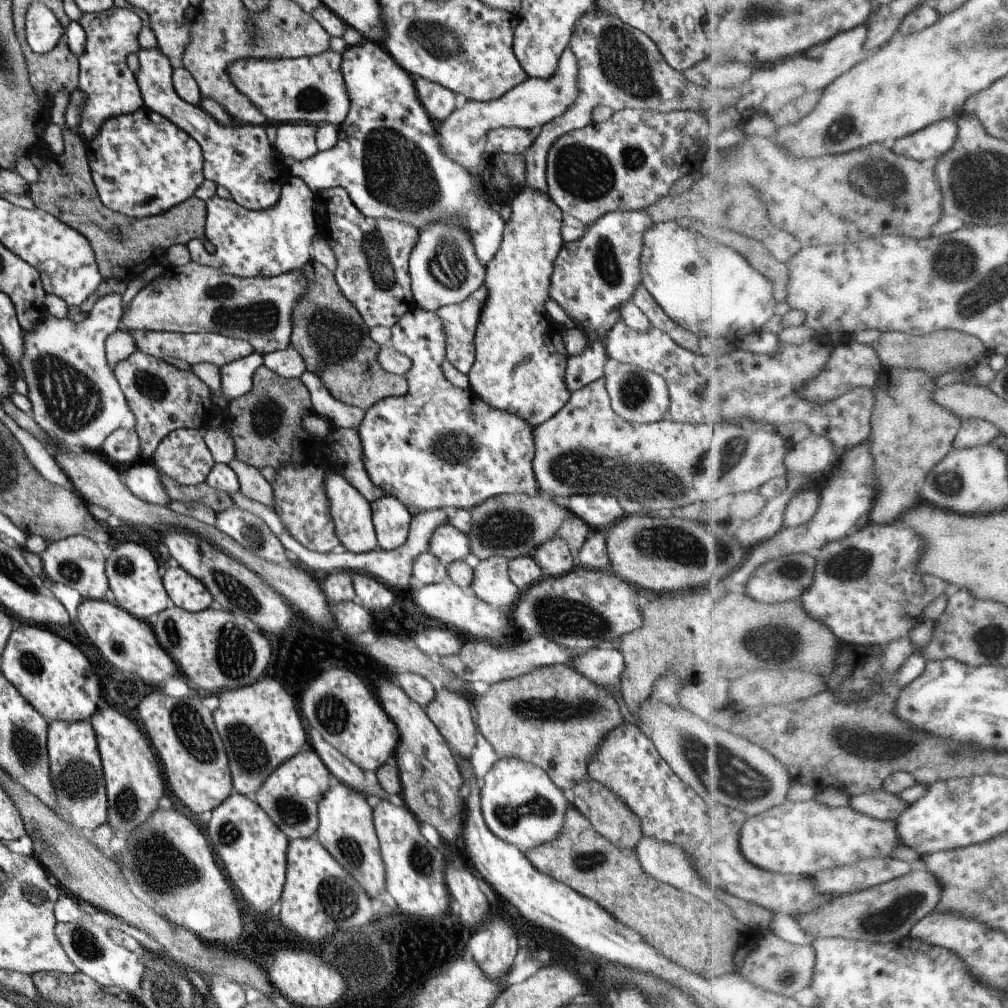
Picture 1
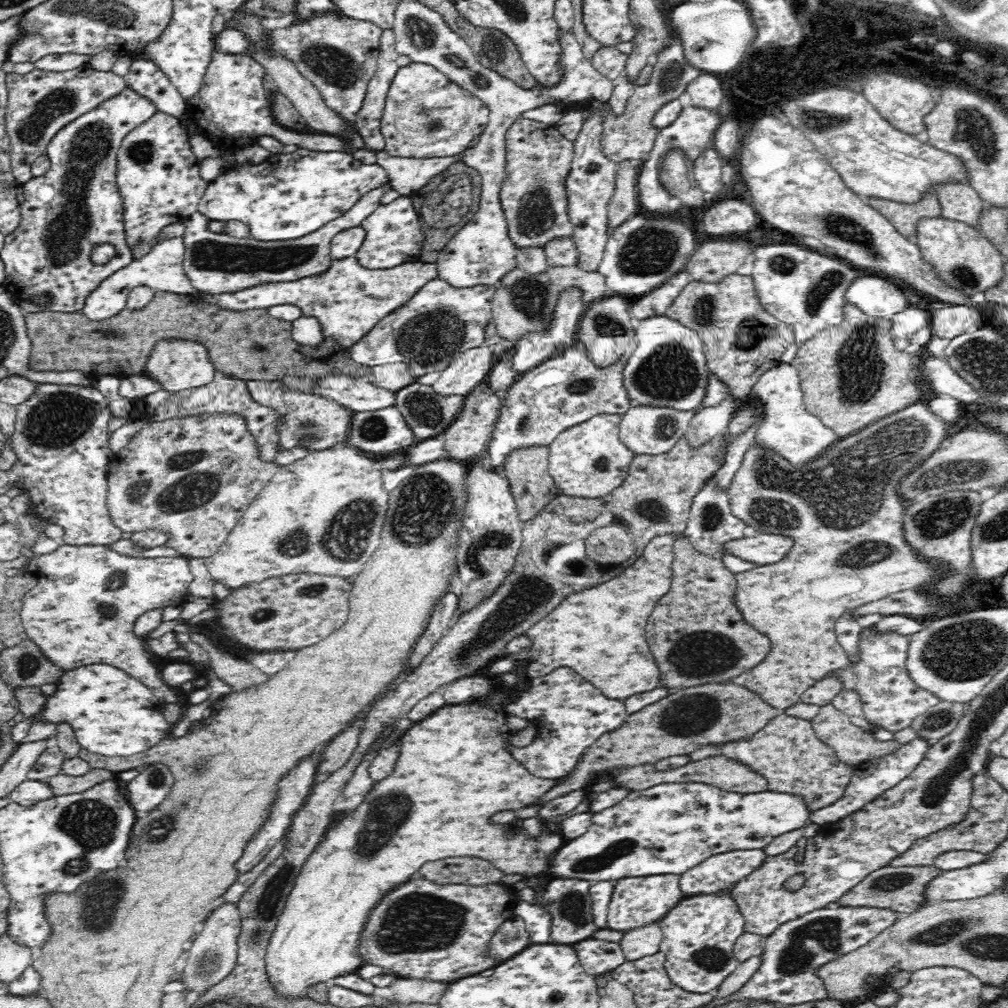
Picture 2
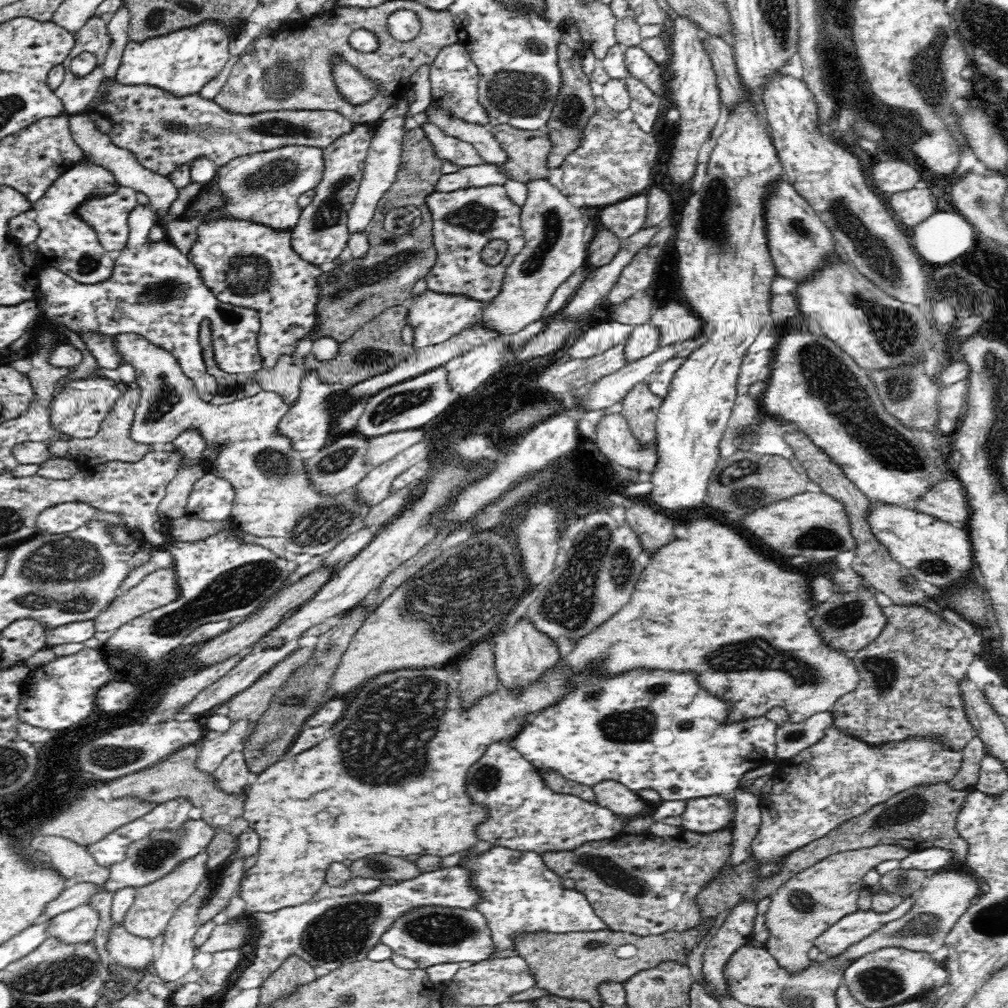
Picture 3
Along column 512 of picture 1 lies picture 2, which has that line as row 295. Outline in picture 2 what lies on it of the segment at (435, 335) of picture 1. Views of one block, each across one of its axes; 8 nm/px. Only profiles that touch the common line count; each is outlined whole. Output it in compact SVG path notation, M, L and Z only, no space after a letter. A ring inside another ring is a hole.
M440 278L427 282L404 306L393 310L376 326L373 326L373 329L360 338L356 344L348 348L351 359L368 368L402 361L412 366L412 374L415 378L430 374L434 370L442 371L457 354L483 344L484 330L488 323L493 320L491 308L494 293L494 285L486 286L485 284L480 284L459 289L454 288L450 283Z

